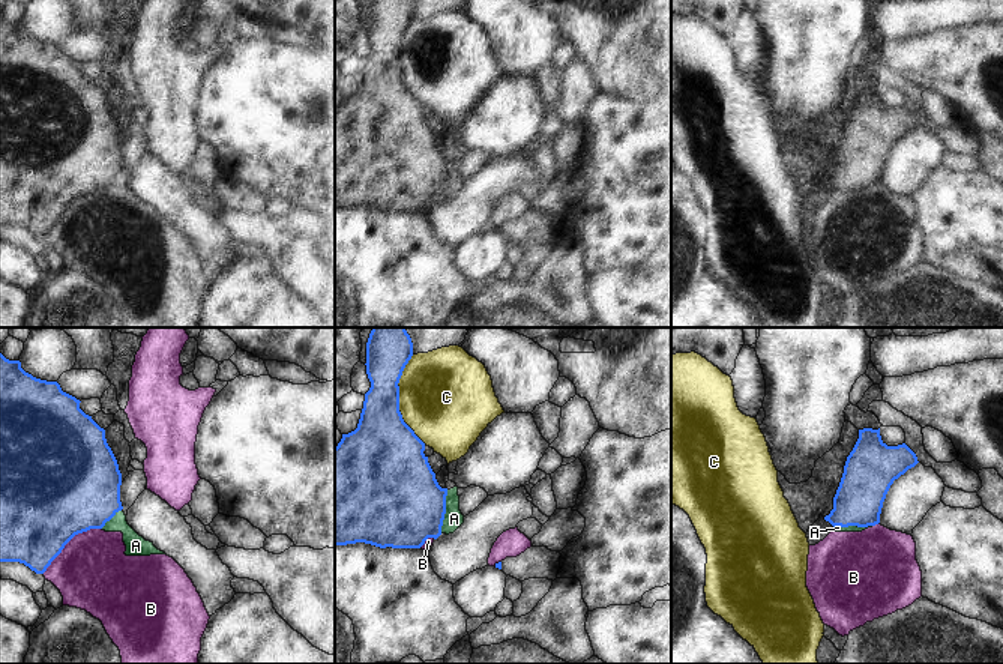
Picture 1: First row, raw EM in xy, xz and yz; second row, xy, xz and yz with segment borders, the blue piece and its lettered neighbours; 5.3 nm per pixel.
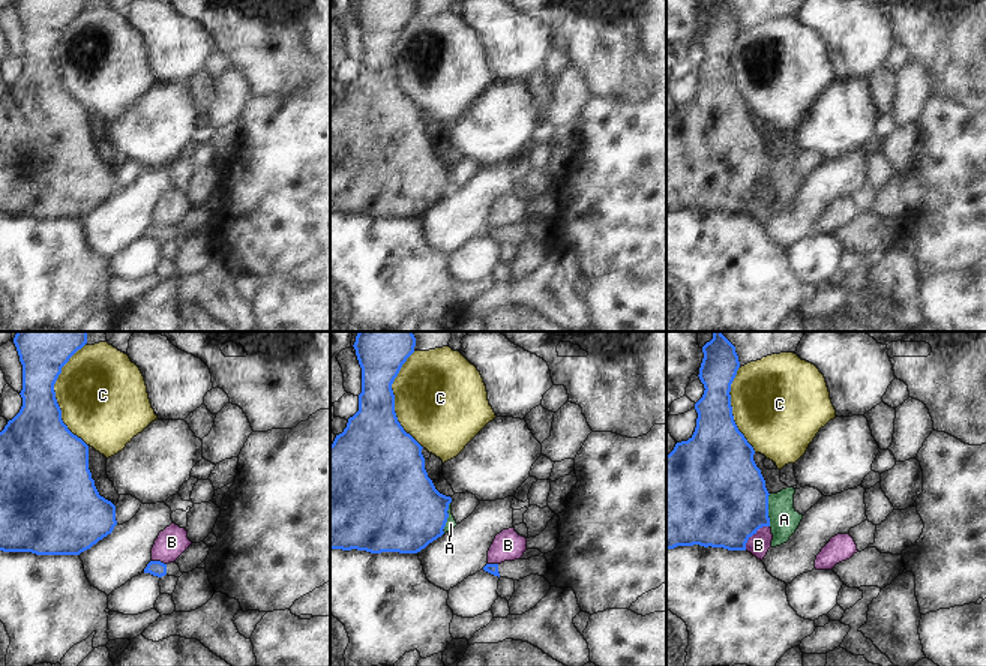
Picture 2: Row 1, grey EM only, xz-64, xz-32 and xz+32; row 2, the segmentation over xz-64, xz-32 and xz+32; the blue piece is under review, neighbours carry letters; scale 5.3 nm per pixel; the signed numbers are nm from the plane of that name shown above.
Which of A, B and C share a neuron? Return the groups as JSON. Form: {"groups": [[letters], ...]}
{"groups": [["A", "B"], ["C"]]}

